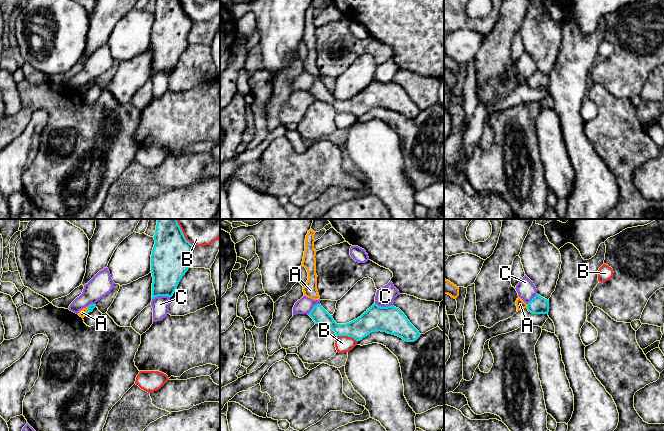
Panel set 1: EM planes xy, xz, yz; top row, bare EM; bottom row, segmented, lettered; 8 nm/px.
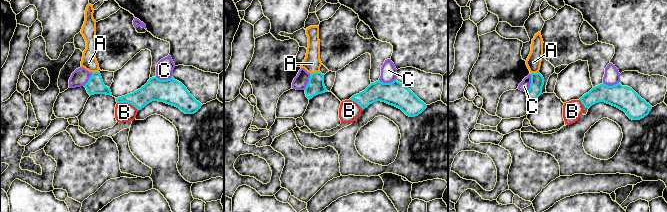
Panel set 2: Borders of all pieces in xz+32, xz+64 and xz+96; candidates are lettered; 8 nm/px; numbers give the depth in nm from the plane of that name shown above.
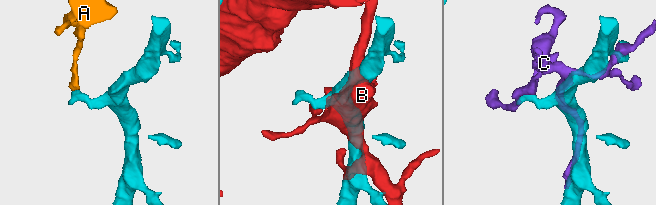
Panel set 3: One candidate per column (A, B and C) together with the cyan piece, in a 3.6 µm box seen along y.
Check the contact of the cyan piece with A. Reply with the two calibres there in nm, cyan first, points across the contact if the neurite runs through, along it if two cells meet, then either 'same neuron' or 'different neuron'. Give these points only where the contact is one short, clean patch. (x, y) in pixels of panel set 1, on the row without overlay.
140 nm thick on the cyan side, 70 nm on the other; border along yz (526, 80), (527, 83); different neuron

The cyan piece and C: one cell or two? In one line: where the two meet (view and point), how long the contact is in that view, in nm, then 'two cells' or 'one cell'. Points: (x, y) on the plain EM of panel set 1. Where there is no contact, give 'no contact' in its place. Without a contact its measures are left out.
xy (161, 71) | 150 nm | two cells

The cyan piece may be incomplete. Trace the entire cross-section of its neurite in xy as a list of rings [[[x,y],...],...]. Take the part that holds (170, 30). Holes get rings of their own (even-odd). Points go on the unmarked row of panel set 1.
[[[157,0],[153,14],[155,20],[151,31],[152,75],[158,72],[172,73],[189,45],[187,38],[194,22],[186,16],[178,0]]]

